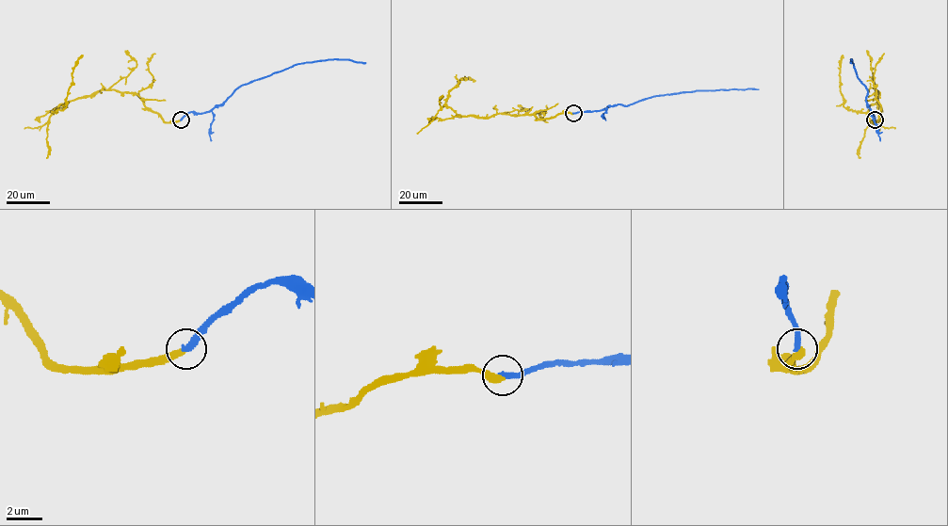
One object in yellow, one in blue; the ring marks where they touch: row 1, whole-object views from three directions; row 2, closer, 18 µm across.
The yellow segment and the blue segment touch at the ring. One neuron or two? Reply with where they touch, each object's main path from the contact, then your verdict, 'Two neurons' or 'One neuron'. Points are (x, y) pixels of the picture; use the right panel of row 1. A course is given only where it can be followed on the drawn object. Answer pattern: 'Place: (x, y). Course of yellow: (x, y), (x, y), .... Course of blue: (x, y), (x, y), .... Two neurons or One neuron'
Place: (875, 119). Course of yellow: (875, 119), (880, 113), (875, 89), (877, 102), (866, 112), (843, 105), (839, 72), (843, 55). Course of blue: (875, 119), (866, 101), (867, 89), (858, 78), (851, 62). Two neurons

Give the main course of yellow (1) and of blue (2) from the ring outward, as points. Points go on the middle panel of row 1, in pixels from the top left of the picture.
1: (573, 114), (550, 119), (459, 116), (446, 104), (448, 92), (460, 79), (475, 81)
2: (573, 113), (602, 110), (618, 104), (629, 105), (656, 96), (758, 89)

